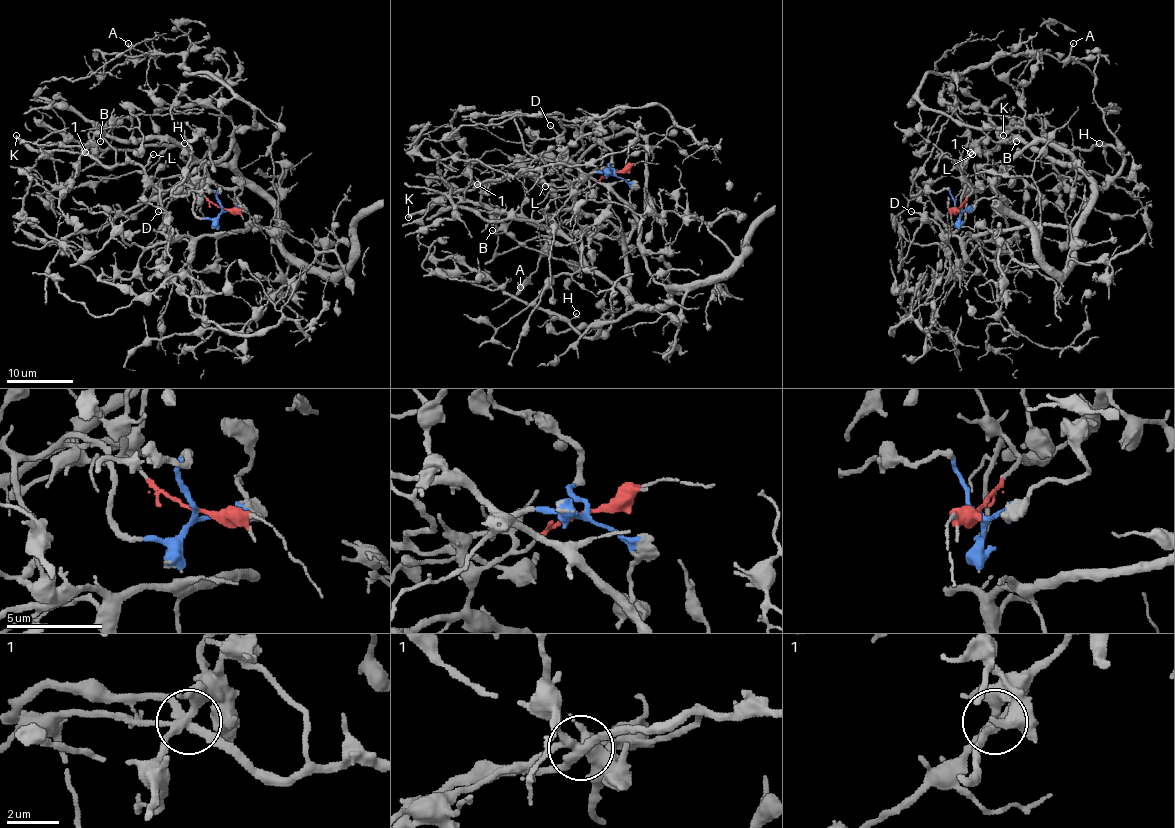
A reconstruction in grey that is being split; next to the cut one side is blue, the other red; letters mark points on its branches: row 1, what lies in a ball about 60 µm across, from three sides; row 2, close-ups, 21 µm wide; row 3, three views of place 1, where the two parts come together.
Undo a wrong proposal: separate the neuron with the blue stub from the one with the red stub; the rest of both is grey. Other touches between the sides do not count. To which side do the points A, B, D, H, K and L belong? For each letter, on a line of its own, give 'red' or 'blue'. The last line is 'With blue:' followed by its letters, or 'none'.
A: red
B: red
D: blue
H: red
K: blue
L: blue
With blue: D, K, L

